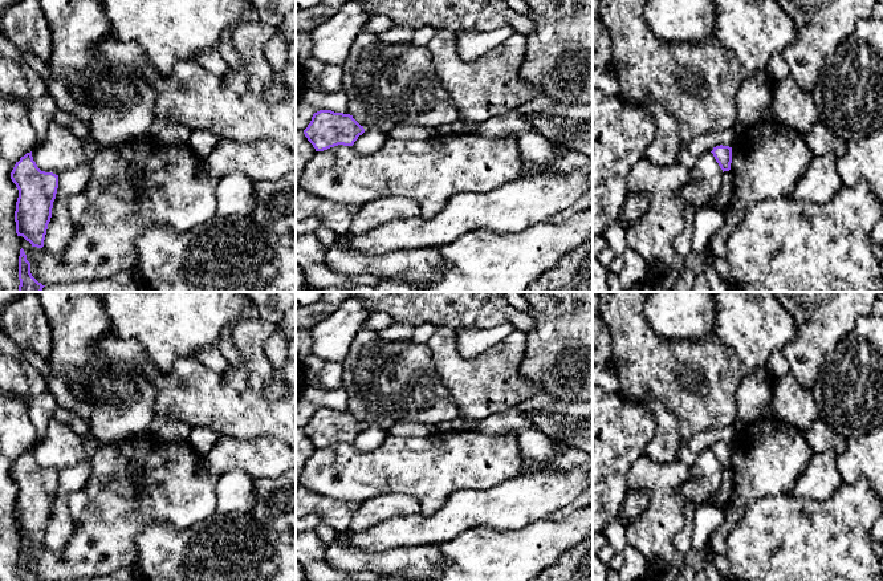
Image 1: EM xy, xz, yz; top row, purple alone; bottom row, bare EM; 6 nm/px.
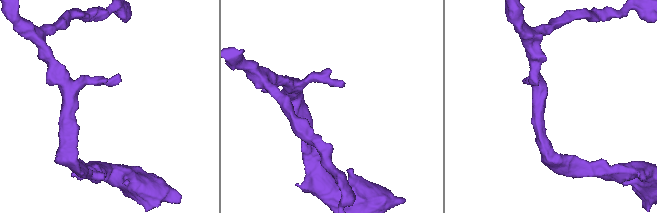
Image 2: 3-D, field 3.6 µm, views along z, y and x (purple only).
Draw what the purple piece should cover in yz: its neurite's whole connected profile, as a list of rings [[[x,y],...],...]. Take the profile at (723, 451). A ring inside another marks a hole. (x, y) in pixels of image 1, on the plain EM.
[[[720,442],[720,443],[713,444],[711,450],[713,451],[723,470],[731,467],[732,444]]]

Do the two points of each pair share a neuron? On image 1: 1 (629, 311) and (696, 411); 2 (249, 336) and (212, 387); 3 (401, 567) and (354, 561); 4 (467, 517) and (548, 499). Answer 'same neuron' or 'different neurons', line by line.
1: same neuron
2: same neuron
3: same neuron
4: same neuron

